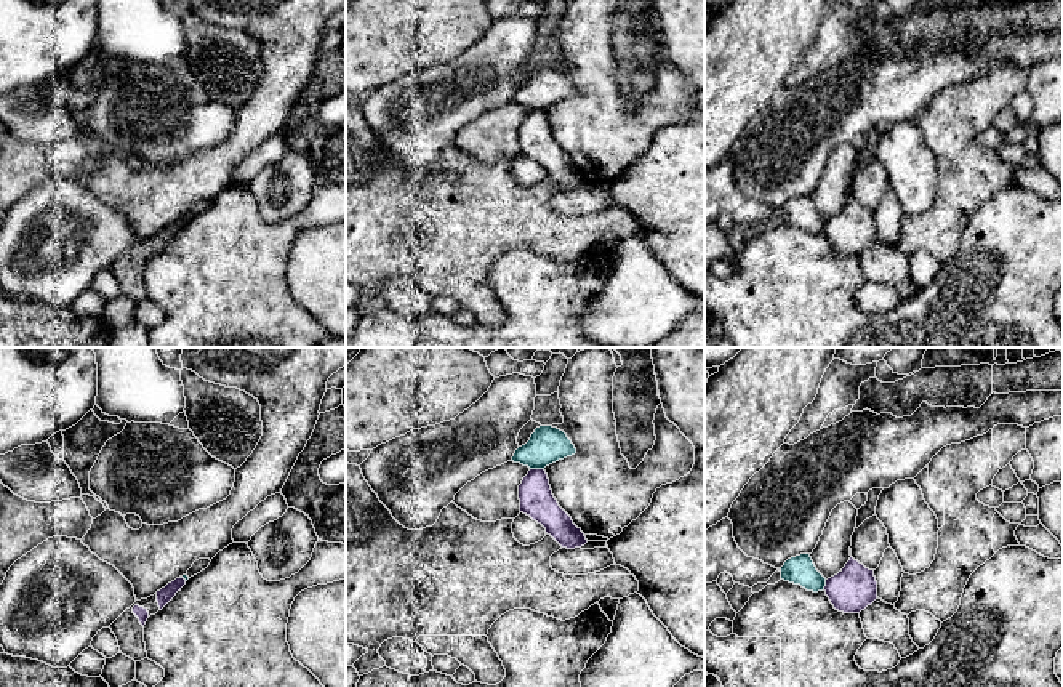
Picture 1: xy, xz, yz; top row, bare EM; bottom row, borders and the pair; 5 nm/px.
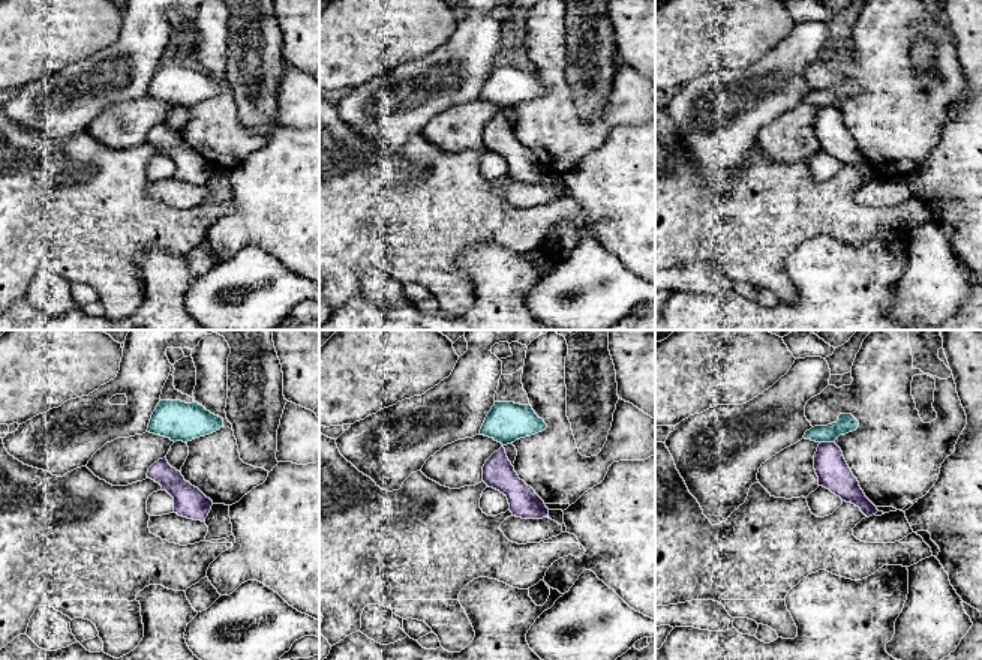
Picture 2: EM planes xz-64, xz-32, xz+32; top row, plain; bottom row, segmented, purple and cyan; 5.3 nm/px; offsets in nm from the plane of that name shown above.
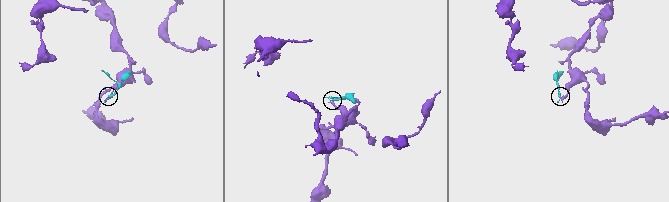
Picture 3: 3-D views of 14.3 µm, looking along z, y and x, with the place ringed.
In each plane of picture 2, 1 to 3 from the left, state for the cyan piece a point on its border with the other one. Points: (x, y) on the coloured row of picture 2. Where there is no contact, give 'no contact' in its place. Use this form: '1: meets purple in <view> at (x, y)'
1: no contact
2: no contact
3: meets purple in xz+32 at (826, 443)

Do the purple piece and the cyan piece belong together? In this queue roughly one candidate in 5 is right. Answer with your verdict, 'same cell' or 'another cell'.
another cell

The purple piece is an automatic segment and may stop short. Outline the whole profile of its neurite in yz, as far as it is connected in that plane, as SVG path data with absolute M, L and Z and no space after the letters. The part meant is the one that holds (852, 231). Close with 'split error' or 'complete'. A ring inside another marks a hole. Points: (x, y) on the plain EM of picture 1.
M850 199L837 216L826 221L824 232L836 251L860 255L877 240L874 211Z | complete

